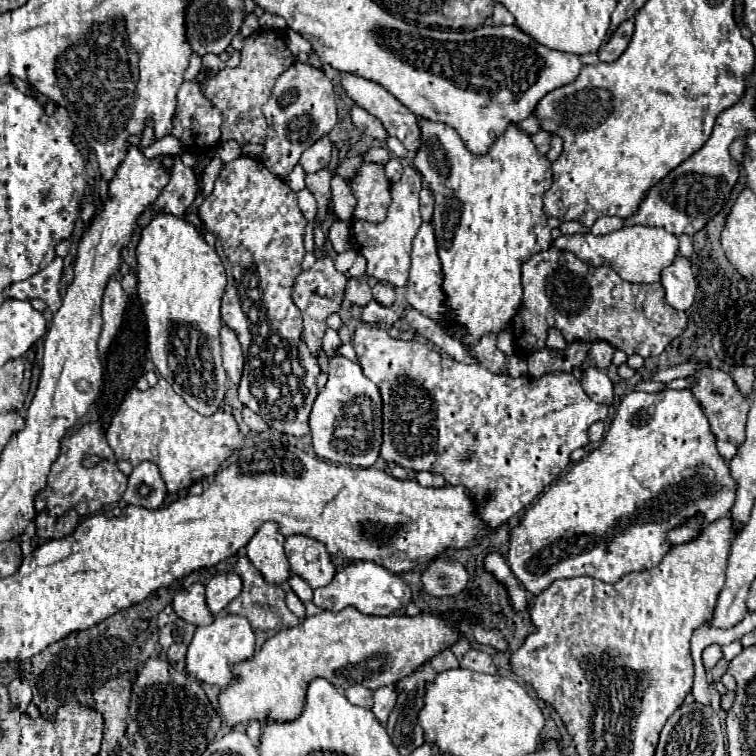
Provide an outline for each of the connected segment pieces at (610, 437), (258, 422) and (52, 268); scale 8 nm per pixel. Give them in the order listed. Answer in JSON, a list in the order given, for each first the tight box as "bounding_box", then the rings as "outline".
[{"bounding_box":[509,389,737,595],"outline":[[[667,389],[661,393],[645,393],[645,391],[631,391],[619,405],[613,423],[609,425],[607,437],[603,439],[603,443],[591,451],[587,457],[583,457],[579,463],[573,465],[573,469],[563,475],[557,483],[553,483],[543,495],[541,499],[529,507],[529,511],[523,515],[521,523],[513,529],[511,533],[511,547],[509,547],[509,567],[513,571],[513,575],[519,579],[519,583],[533,595],[539,595],[541,591],[545,591],[555,579],[561,577],[581,577],[581,575],[589,575],[595,579],[601,579],[605,583],[615,583],[619,581],[623,575],[631,573],[631,571],[643,571],[643,569],[651,569],[655,565],[661,563],[661,559],[667,555],[667,551],[671,549],[671,543],[667,541],[667,533],[669,529],[677,529],[681,525],[685,525],[691,517],[703,515],[705,523],[713,523],[719,517],[725,517],[729,513],[729,509],[733,507],[735,501],[735,493],[737,493],[737,483],[733,481],[731,473],[729,473],[729,465],[727,461],[719,455],[717,445],[715,445],[715,435],[709,427],[709,421],[699,405],[699,401],[695,399],[691,389]]]},{"bounding_box":[241,407,269,431],"outline":[[[243,407],[243,409],[241,409],[241,415],[243,415],[243,421],[245,421],[251,429],[255,429],[255,431],[267,431],[267,429],[269,429],[269,425],[267,425],[257,413],[253,413],[249,407]]]},{"bounding_box":[8,257,63,313],"outline":[[[55,257],[41,273],[37,273],[27,280],[13,284],[8,290],[8,296],[19,300],[40,299],[47,303],[47,307],[57,313],[61,307],[59,295],[59,281],[63,271],[63,259]]]}]

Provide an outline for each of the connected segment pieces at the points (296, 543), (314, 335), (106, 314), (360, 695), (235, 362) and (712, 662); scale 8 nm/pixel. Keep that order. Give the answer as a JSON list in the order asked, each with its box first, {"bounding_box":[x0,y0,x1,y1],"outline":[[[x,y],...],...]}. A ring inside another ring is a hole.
[{"bounding_box":[285,537,335,589],"outline":[[[287,537],[285,555],[291,563],[291,571],[305,579],[313,589],[329,585],[329,581],[335,577],[335,565],[331,563],[331,555],[327,553],[325,545],[311,537]]]},{"bounding_box":[293,255,347,355],"outline":[[[327,255],[319,257],[309,271],[303,271],[303,273],[295,279],[295,285],[293,285],[293,301],[295,301],[295,305],[299,307],[299,311],[303,313],[303,323],[305,323],[303,341],[307,343],[307,347],[311,349],[313,355],[317,355],[317,351],[319,351],[319,347],[321,347],[321,339],[323,339],[325,329],[327,329],[325,319],[327,319],[331,313],[337,313],[337,311],[339,311],[339,305],[341,305],[341,301],[343,301],[345,283],[347,283],[347,277],[335,269],[333,259],[327,257]]]},{"bounding_box":[99,277,127,355],"outline":[[[113,277],[107,283],[105,297],[103,297],[103,331],[99,337],[99,353],[105,355],[111,341],[115,339],[121,323],[123,323],[123,311],[127,307],[127,295],[121,289],[121,283]]]},{"bounding_box":[345,685,373,709],"outline":[[[353,685],[345,691],[345,697],[349,699],[349,703],[353,705],[359,705],[359,707],[365,707],[365,709],[371,709],[373,707],[373,691],[363,687],[363,685]]]},{"bounding_box":[221,325,243,385],"outline":[[[227,325],[221,327],[221,351],[223,351],[223,367],[227,371],[229,381],[233,385],[239,385],[243,371],[243,353],[237,335]]]},{"bounding_box":[703,645,723,669],"outline":[[[709,645],[709,647],[705,647],[705,651],[703,651],[703,663],[705,663],[705,669],[713,669],[721,657],[723,657],[721,645]]]}]

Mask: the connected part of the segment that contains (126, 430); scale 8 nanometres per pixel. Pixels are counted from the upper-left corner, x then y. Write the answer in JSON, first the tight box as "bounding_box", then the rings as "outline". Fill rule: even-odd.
{"bounding_box":[107,379,243,493],"outline":[[[159,379],[155,387],[149,387],[147,391],[133,389],[123,399],[107,429],[107,443],[113,449],[117,463],[130,461],[132,466],[137,466],[142,461],[153,461],[167,483],[167,491],[179,493],[199,481],[197,477],[215,475],[225,459],[241,449],[243,435],[229,411],[217,409],[217,413],[209,417],[199,415],[165,379]]]}

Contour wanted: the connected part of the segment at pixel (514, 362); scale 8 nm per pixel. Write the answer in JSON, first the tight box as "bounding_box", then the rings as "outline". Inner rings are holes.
{"bounding_box":[507,357,527,377],"outline":[[[511,357],[507,363],[507,371],[511,377],[523,377],[527,375],[527,363],[521,361],[519,357]]]}

